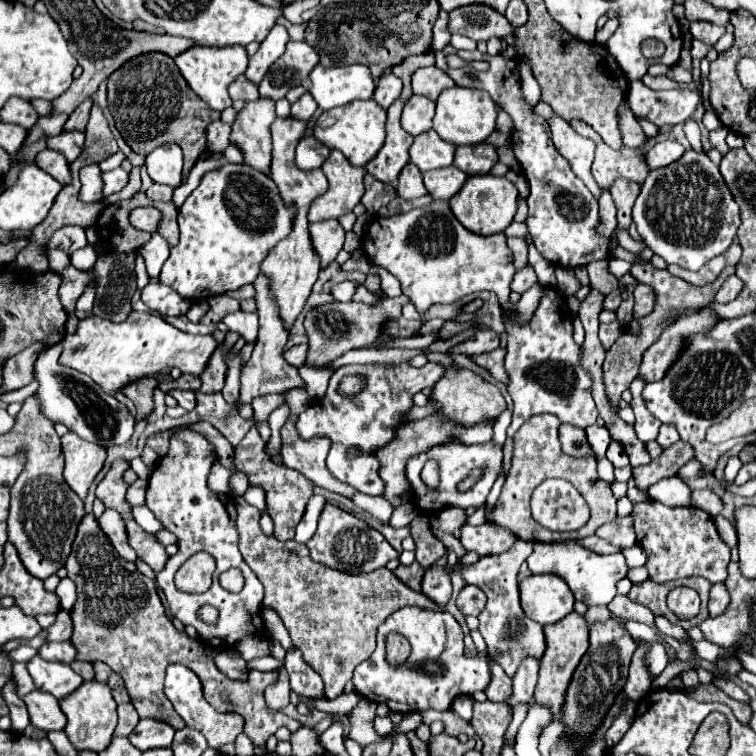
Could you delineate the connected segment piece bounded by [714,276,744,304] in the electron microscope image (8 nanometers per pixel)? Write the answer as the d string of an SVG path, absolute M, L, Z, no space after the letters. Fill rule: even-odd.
M730 276L724 284L722 284L722 288L720 288L720 292L716 294L716 298L714 298L714 302L720 302L720 304L726 304L726 302L732 302L740 292L742 292L742 288L744 288L744 284L742 284L742 280L738 278L738 276Z

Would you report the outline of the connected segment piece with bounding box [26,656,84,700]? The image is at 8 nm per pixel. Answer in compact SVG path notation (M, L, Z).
M40 656L32 658L26 668L28 668L36 688L42 692L50 692L58 700L68 696L70 692L74 692L74 688L78 688L84 682L82 676L78 676L68 664L46 662Z

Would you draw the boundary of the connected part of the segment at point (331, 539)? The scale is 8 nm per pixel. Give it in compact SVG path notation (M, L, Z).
M332 504L324 506L320 522L318 522L318 530L306 546L314 562L324 564L326 568L334 568L334 570L350 572L350 574L368 574L386 566L386 562L400 558L400 554L388 544L388 540L378 530L374 530L364 520L358 520L356 516Z

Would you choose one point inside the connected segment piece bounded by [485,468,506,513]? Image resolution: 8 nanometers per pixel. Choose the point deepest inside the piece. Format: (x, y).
(496, 489)

